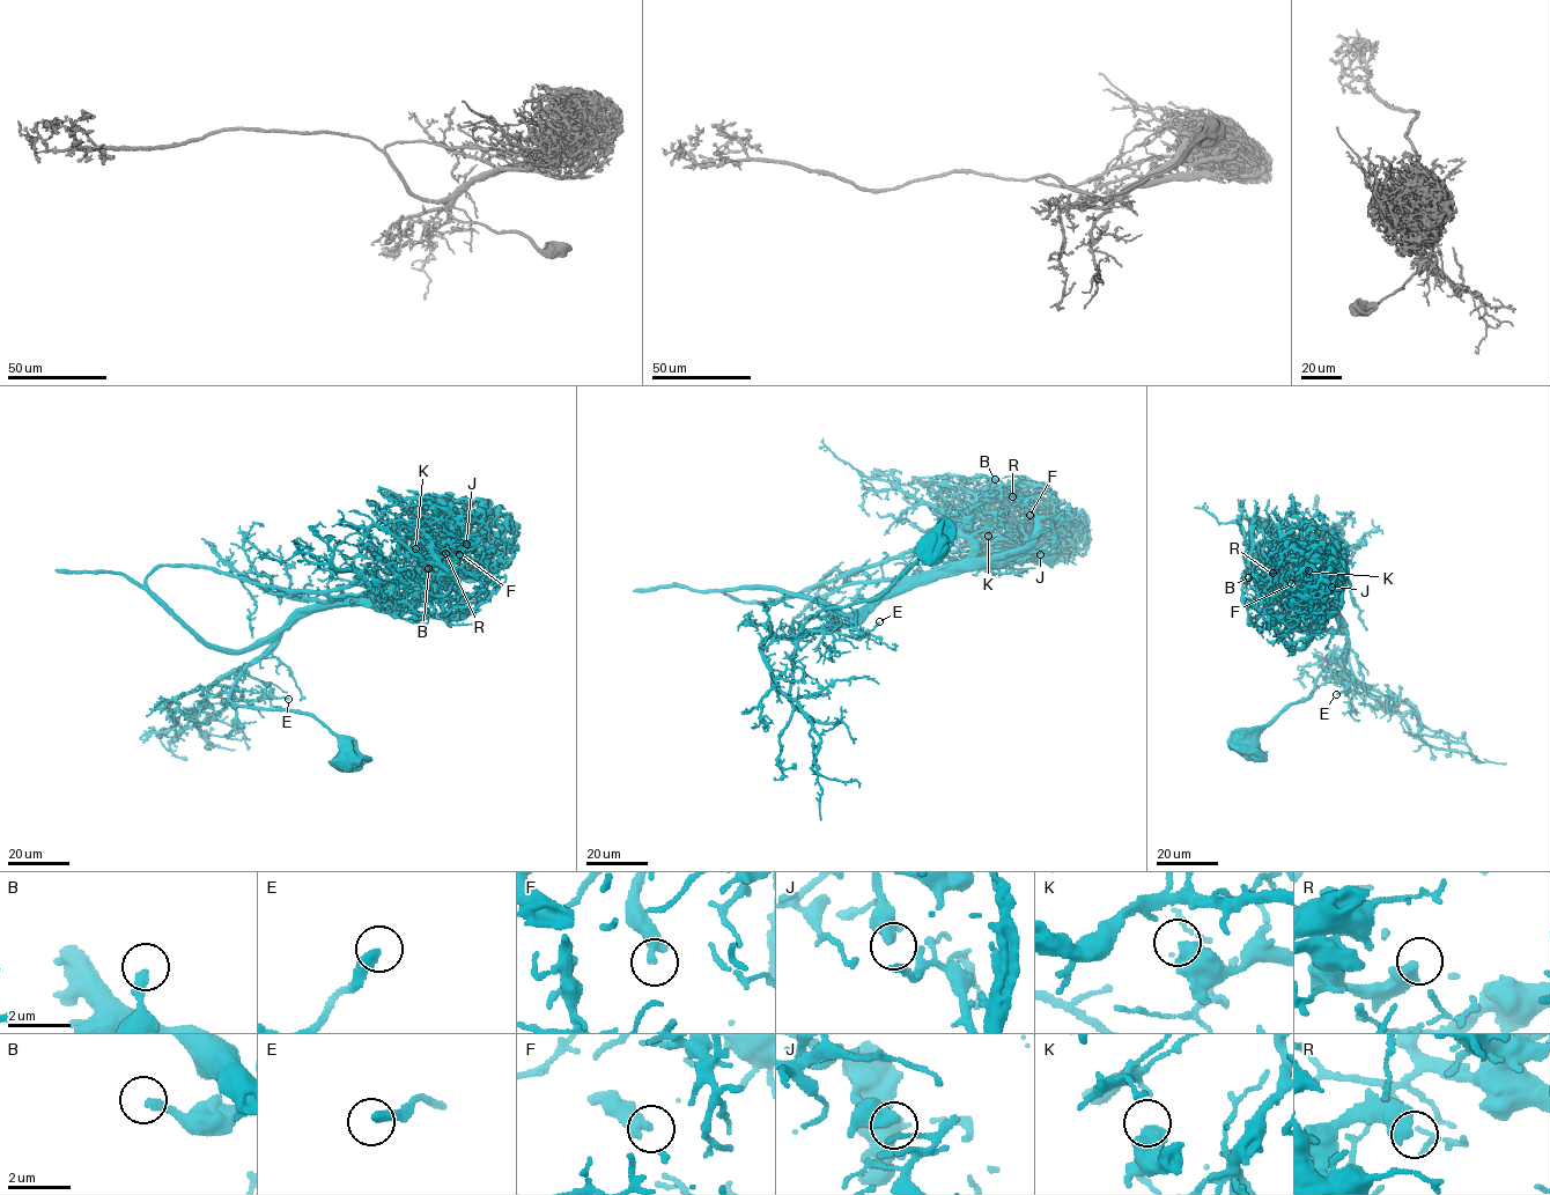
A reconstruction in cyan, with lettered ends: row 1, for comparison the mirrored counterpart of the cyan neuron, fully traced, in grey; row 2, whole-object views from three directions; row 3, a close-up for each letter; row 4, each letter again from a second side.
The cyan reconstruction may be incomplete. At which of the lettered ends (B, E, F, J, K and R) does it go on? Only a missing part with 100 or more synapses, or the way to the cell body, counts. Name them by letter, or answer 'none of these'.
none of these

